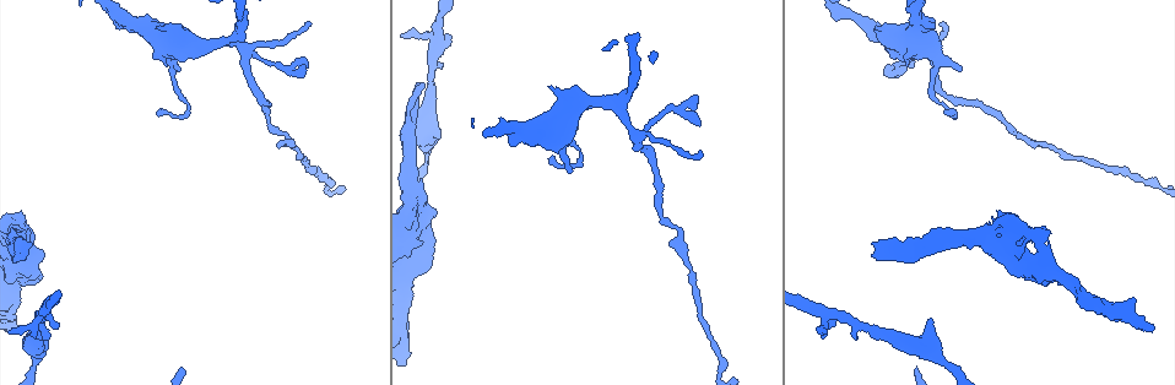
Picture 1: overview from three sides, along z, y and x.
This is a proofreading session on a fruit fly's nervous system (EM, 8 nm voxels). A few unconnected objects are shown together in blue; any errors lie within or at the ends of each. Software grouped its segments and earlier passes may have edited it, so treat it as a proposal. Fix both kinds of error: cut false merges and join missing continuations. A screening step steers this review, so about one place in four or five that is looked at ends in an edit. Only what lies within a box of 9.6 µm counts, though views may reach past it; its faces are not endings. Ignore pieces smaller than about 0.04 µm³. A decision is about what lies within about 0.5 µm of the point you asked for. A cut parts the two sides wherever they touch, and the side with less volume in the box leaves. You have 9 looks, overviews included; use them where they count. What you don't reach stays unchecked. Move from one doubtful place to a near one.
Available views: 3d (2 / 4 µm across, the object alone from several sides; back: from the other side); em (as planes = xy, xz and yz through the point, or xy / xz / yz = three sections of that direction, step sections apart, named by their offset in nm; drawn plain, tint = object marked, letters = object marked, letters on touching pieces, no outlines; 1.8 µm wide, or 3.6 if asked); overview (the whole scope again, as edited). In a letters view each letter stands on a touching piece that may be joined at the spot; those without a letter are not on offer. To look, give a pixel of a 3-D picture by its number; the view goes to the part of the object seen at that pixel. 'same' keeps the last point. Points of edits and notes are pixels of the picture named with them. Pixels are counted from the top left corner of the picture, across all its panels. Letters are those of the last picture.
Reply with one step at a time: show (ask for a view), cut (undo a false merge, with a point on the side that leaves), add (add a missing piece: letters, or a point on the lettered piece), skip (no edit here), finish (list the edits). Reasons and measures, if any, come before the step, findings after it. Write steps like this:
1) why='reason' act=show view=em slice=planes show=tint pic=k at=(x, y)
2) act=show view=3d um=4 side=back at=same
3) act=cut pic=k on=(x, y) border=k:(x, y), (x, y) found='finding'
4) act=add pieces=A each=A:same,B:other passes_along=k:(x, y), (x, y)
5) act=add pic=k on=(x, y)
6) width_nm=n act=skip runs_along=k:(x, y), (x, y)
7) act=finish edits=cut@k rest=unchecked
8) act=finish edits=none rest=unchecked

why='an open end' act=show view=em slice=planes show=letters pic=1 at=(927, 321)

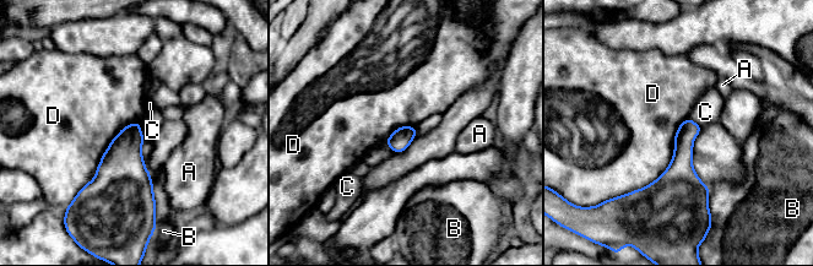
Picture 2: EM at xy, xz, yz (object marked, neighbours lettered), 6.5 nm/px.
longest_contact=D:650nm act=skip each=A:other,B:other,C:other,D:other border=2:(688, 118), (668, 167), (625, 194) found='none of them fits'

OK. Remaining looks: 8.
why='an open end' act=show view=em um=3.6 slice=planes show=plain pic=1 at=(54, 326)

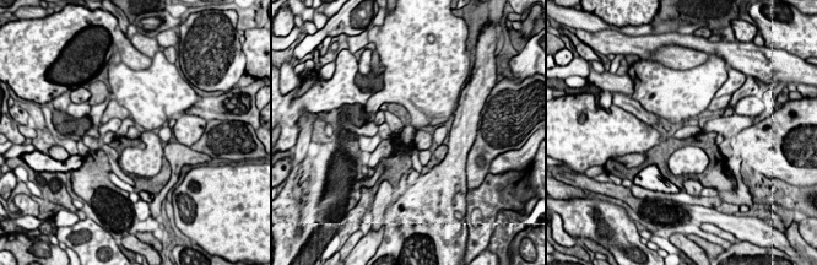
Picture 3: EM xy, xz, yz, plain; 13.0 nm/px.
act=show view=em um=3.6 slice=planes show=letters at=same

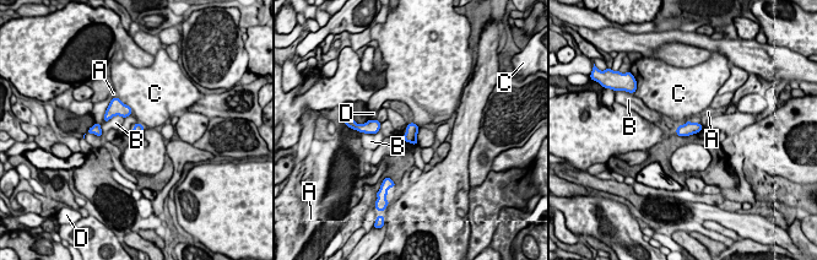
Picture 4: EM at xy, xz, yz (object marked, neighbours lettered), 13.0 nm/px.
longest_contact=B:280nm act=skip each=A:other,B:other,C:other,D:other found='no lettered piece goes on from it'

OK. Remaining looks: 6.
why='free end' act=show view=3d um=4 pic=1 at=(434, 242)

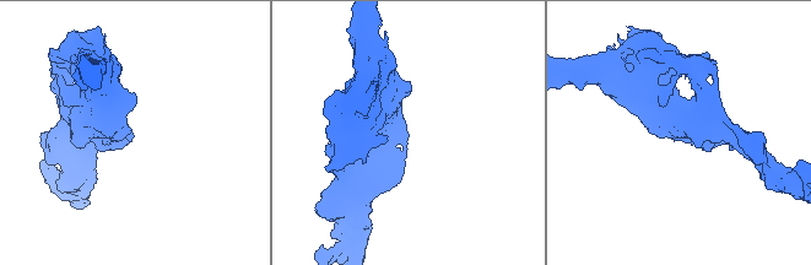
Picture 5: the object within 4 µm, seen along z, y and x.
act=show view=em slice=planes show=letters pic=5 at=(408, 133)

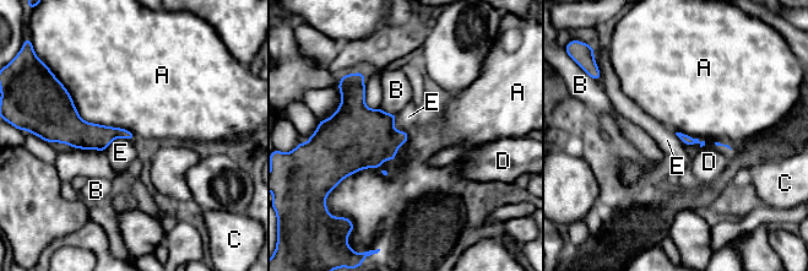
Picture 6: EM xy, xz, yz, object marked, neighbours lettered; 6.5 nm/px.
act=skip each=A:other,B:other,C:other,D:other,E:other border=6:(408, 133), (394, 161), (337, 185) found='no lettered piece goes on from it'

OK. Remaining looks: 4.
why='tapers out' act=show view=3d um=4 pic=1 at=(550, 162)

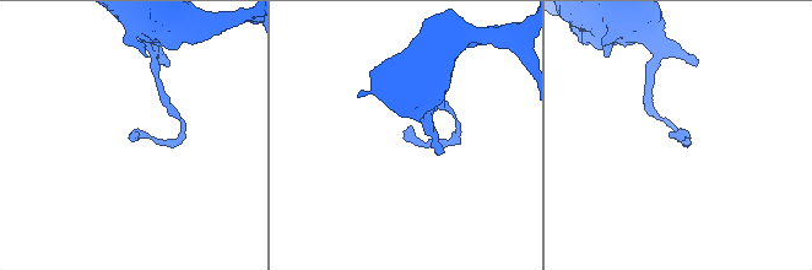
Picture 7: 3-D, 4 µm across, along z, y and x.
why='shape alone is not enough' act=show view=em slice=planes show=letters pic=7 at=(405, 135)

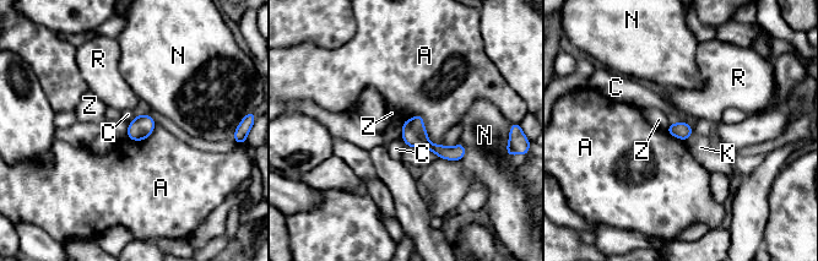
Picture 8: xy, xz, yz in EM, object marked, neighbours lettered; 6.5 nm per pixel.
width_nm=110 act=skip each=A:other,C:other,K:other,N:other,R:other,Z:other runs_along=8:(405, 126), (434, 148), (461, 152) found='no lettered piece goes on from it'

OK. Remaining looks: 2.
act=finish edits=none rest=unchecked

